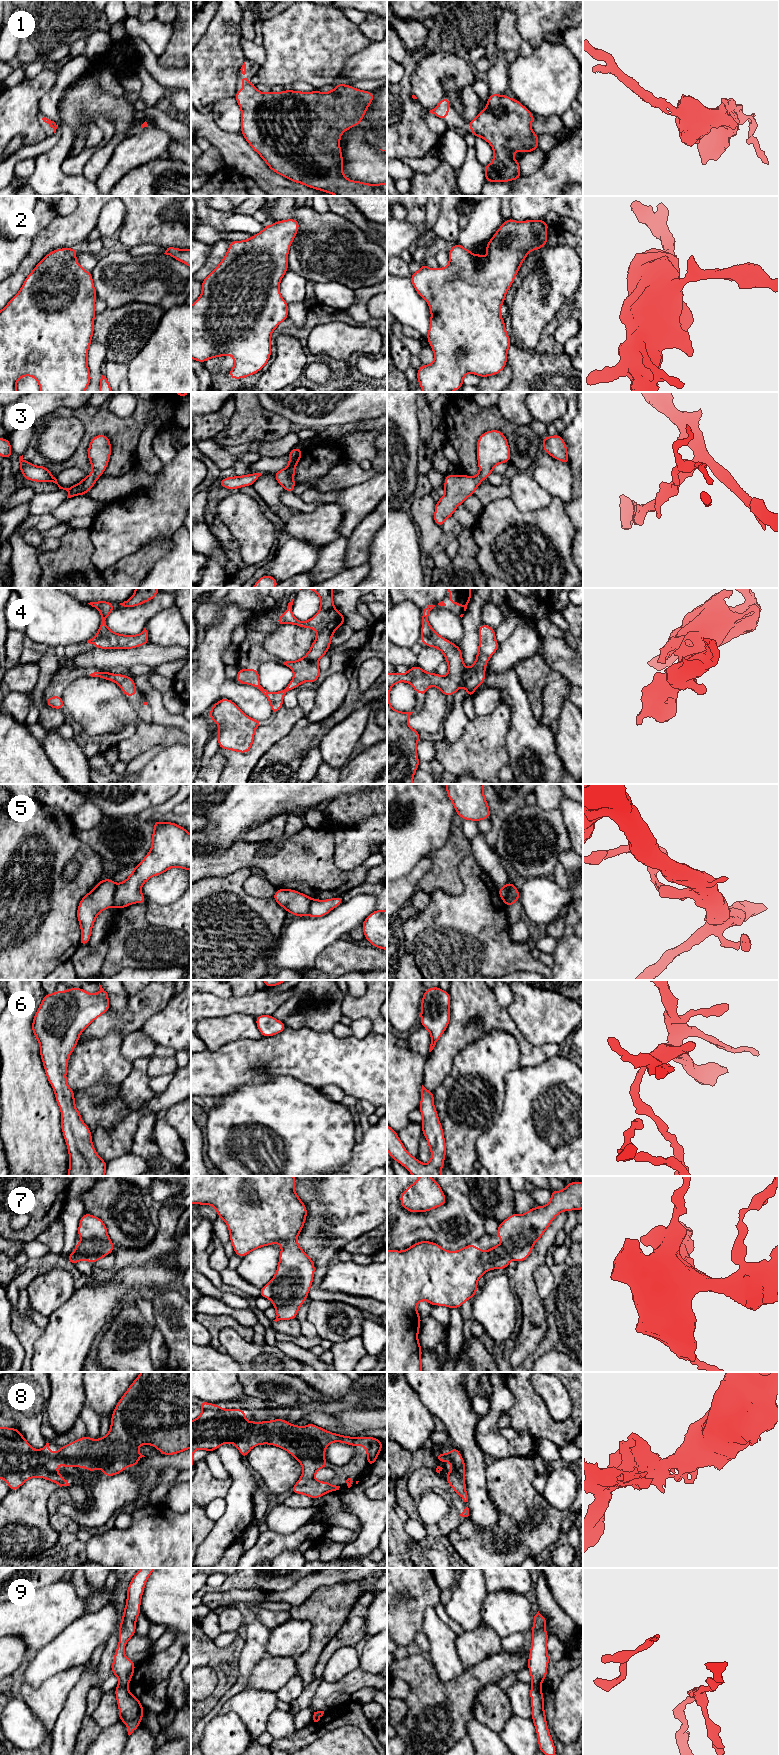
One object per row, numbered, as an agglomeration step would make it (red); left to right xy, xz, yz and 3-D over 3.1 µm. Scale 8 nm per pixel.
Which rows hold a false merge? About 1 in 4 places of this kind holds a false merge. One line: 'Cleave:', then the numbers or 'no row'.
Cleave: 5, 9

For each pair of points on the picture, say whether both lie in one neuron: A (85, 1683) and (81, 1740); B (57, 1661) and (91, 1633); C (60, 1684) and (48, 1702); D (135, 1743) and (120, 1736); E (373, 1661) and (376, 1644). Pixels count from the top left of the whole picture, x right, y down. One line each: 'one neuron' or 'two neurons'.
A: two neurons
B: one neuron
C: one neuron
D: two neurons
E: one neuron

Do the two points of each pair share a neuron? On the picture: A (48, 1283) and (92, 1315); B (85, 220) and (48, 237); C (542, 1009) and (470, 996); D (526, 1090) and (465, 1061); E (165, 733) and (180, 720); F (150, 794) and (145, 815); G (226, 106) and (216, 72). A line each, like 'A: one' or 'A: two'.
A: two
B: one
C: two
D: two
E: two
F: two
G: two

